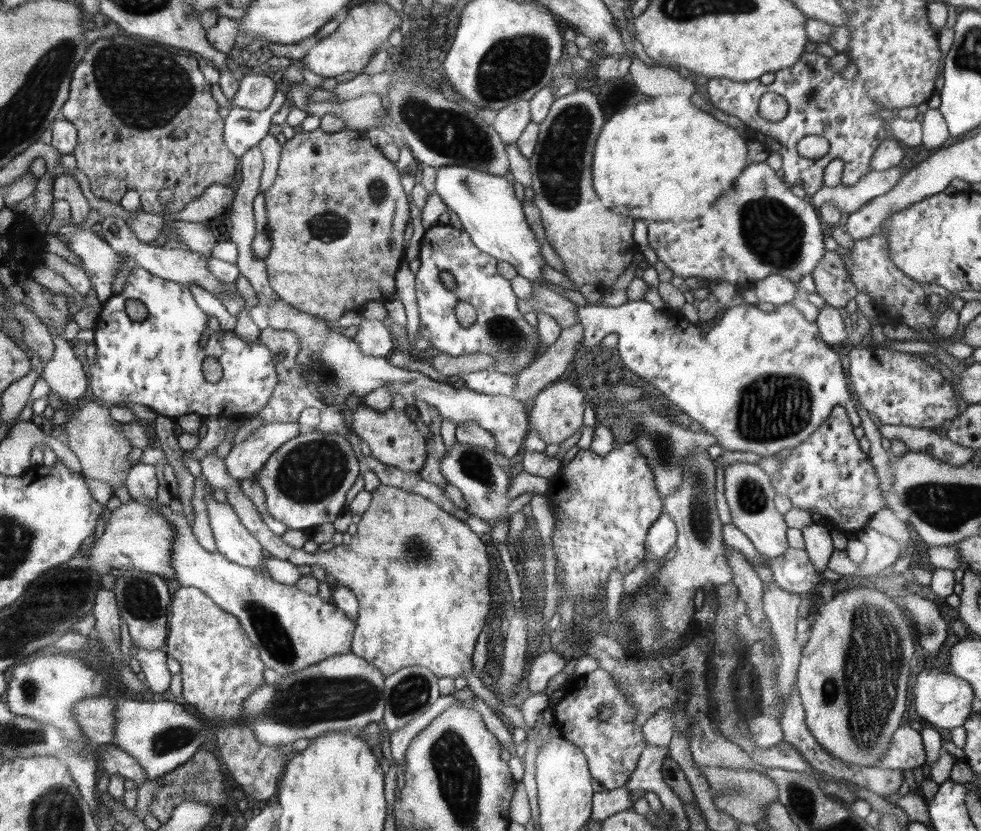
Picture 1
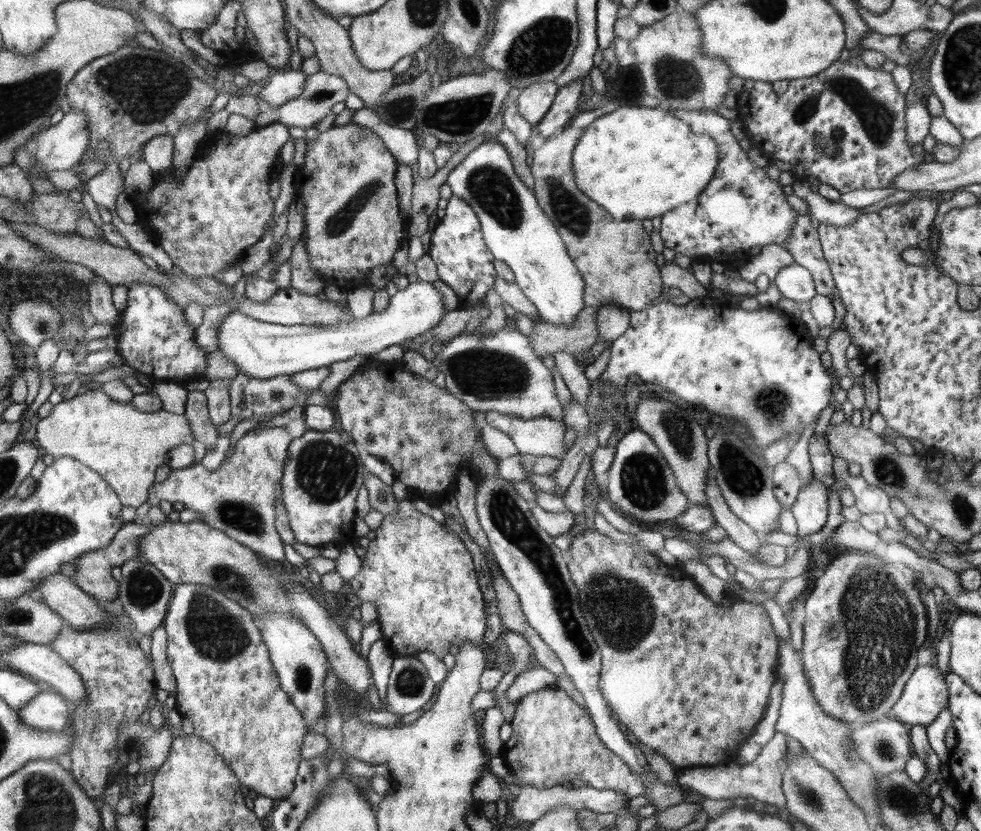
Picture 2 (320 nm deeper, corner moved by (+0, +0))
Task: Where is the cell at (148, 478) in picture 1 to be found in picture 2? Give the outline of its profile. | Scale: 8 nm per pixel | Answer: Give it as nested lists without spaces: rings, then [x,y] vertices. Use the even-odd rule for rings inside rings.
[[[271,427],[252,429],[236,442],[232,456],[229,456],[216,469],[210,472],[202,463],[195,463],[186,468],[168,469],[166,474],[157,479],[150,487],[148,500],[151,505],[157,505],[161,500],[168,502],[182,502],[185,508],[200,512],[203,522],[212,528],[226,533],[226,536],[237,540],[240,544],[255,551],[260,557],[270,560],[283,561],[283,540],[278,534],[276,524],[275,502],[280,497],[280,484],[284,470],[284,463],[289,455],[289,444],[293,441],[292,435],[285,427]]]

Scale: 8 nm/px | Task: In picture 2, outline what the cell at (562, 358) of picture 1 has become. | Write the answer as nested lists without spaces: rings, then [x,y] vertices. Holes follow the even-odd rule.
[[[617,304],[601,306],[596,311],[600,340],[616,340],[629,329],[630,310]]]

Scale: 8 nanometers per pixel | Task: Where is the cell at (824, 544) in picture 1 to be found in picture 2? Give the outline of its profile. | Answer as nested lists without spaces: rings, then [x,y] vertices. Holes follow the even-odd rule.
[[[814,477],[811,483],[799,490],[797,499],[790,507],[798,525],[797,534],[806,537],[820,532],[826,524],[828,516],[829,489]]]

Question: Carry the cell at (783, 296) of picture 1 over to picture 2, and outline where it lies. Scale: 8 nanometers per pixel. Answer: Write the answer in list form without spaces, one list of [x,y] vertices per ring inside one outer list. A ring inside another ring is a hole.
[[[798,264],[782,268],[774,279],[774,284],[784,298],[798,302],[808,302],[816,296],[817,290],[811,273]]]

